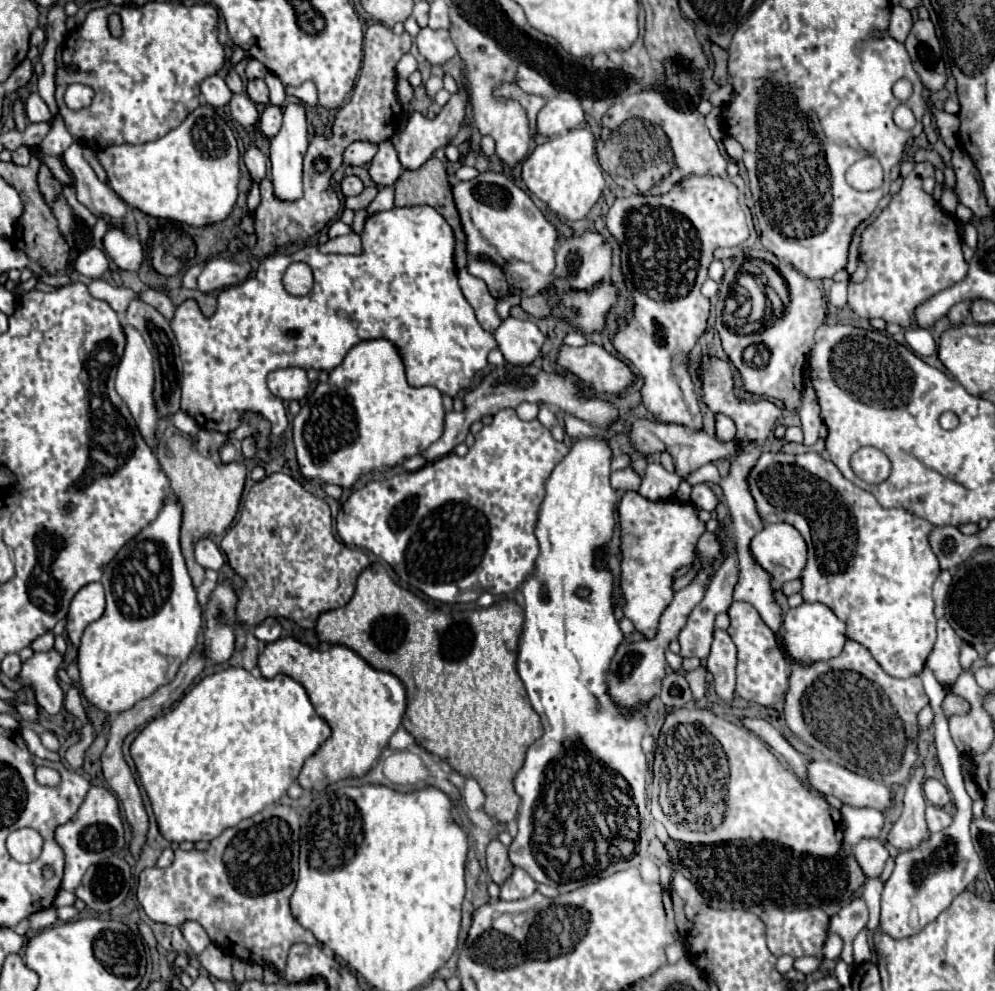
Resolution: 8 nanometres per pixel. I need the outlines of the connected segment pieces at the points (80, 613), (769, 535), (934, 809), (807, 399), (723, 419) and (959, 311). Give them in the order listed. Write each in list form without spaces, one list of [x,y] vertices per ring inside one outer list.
[[[91,582],[77,592],[67,614],[67,634],[75,646],[79,646],[83,630],[103,616],[103,610],[105,592],[101,582]]]
[[[765,524],[751,540],[753,558],[773,576],[773,588],[781,590],[787,580],[801,576],[807,564],[807,546],[803,536],[791,524]]]
[[[927,804],[925,808],[925,820],[927,820],[927,826],[931,832],[939,832],[943,828],[947,828],[951,824],[951,814],[939,806],[933,806],[933,804]]]
[[[809,378],[805,380],[805,390],[803,390],[803,406],[799,410],[801,418],[801,428],[803,428],[803,444],[813,446],[819,440],[819,428],[821,428],[821,416],[819,416],[819,406],[815,402],[815,390],[811,388]]]
[[[717,414],[717,438],[719,440],[734,439],[736,431],[736,425],[733,424],[733,420],[729,416]]]
[[[959,302],[959,304],[955,304],[955,306],[947,312],[947,318],[949,318],[949,322],[951,322],[953,326],[959,326],[961,320],[967,318],[967,316],[969,316],[969,302]]]

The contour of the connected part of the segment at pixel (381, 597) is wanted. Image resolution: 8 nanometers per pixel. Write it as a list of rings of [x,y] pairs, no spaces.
[[[371,564],[357,578],[355,594],[347,606],[319,616],[315,632],[321,642],[341,644],[357,652],[369,666],[397,676],[407,690],[407,712],[403,728],[429,754],[445,760],[461,776],[471,776],[485,792],[485,812],[507,824],[517,816],[521,798],[513,788],[513,778],[521,770],[527,748],[543,736],[543,726],[529,704],[525,686],[517,674],[519,636],[523,630],[523,610],[513,600],[503,600],[489,608],[435,614],[413,592],[393,582],[381,564]]]

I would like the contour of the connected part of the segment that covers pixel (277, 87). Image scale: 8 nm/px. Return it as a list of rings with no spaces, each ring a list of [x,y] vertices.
[[[271,72],[265,74],[265,84],[269,86],[269,94],[271,94],[271,104],[273,106],[281,106],[285,102],[285,86],[281,84],[281,80],[277,76],[273,76]]]

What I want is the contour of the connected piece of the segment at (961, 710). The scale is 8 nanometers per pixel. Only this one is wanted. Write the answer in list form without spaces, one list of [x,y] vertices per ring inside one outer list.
[[[945,688],[945,700],[943,700],[941,708],[943,708],[943,712],[945,712],[945,718],[949,718],[949,716],[953,716],[953,714],[963,716],[965,712],[969,712],[971,706],[969,706],[969,702],[967,702],[965,698],[953,696],[951,688]]]

